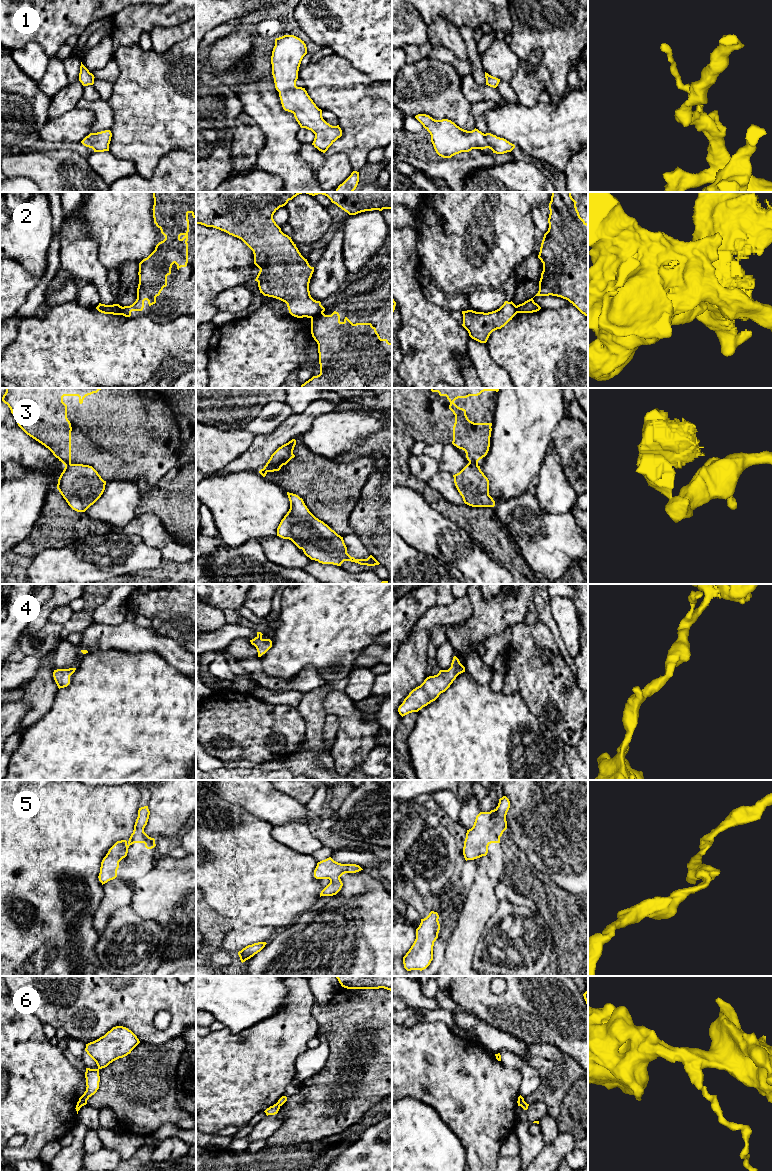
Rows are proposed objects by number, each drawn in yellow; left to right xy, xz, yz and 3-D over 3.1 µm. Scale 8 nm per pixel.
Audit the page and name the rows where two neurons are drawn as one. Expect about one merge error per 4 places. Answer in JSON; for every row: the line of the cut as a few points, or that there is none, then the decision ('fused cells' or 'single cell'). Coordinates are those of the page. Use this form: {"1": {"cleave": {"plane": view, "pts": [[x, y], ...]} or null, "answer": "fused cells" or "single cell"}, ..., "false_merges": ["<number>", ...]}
{"1": {"cleave": null, "answer": "single cell"}, "2": {"cleave": {"plane": "xz", "pts": [[322, 312], [311, 318]]}, "answer": "fused cells"}, "3": {"cleave": {"plane": "yz", "pts": [[469, 462], [477, 465]]}, "answer": "fused cells"}, "4": {"cleave": null, "answer": "single cell"}, "5": {"cleave": null, "answer": "single cell"}, "6": {"cleave": {"plane": "xz", "pts": [[276, 1103], [279, 1107]]}, "answer": "fused cells"}, "false_merges": ["2", "3", "6"]}

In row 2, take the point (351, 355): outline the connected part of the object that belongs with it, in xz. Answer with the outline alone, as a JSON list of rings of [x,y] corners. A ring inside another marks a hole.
[[[336,311],[331,315],[325,315],[322,313],[311,318],[311,334],[318,344],[320,374],[313,376],[302,384],[300,388],[392,388],[392,343],[389,343],[387,339],[381,339],[376,328],[373,327],[371,323],[353,324],[347,317],[341,322],[340,315]]]

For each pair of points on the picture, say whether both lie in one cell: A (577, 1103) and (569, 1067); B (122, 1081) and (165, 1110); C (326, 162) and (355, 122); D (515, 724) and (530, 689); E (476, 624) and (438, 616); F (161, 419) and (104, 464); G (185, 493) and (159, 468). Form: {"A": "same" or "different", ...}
{"A": "different", "B": "same", "C": "different", "D": "different", "E": "different", "F": "same", "G": "different"}

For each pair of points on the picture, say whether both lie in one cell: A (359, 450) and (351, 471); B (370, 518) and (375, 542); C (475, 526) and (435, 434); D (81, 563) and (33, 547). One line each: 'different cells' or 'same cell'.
A: different cells
B: same cell
C: different cells
D: different cells

